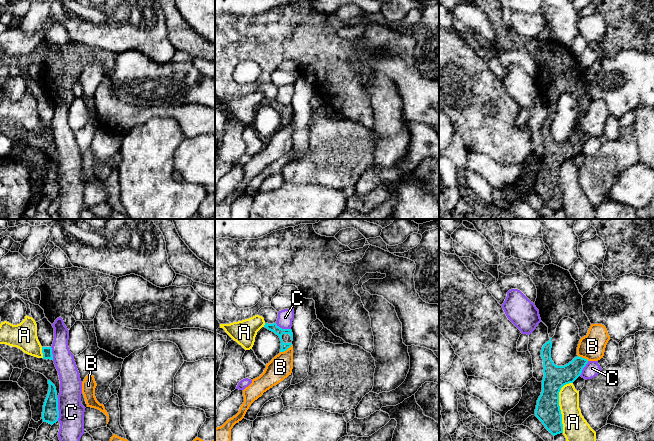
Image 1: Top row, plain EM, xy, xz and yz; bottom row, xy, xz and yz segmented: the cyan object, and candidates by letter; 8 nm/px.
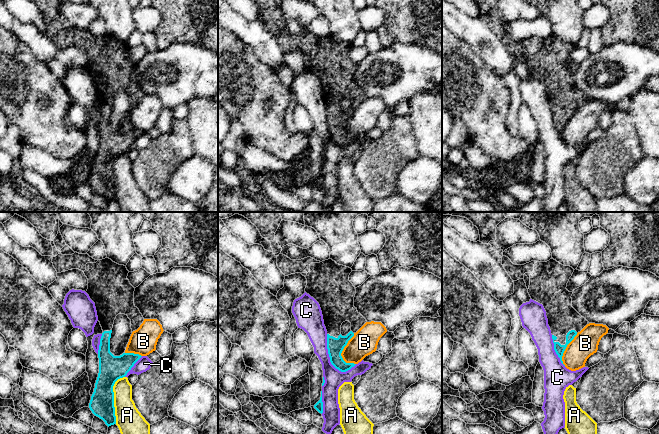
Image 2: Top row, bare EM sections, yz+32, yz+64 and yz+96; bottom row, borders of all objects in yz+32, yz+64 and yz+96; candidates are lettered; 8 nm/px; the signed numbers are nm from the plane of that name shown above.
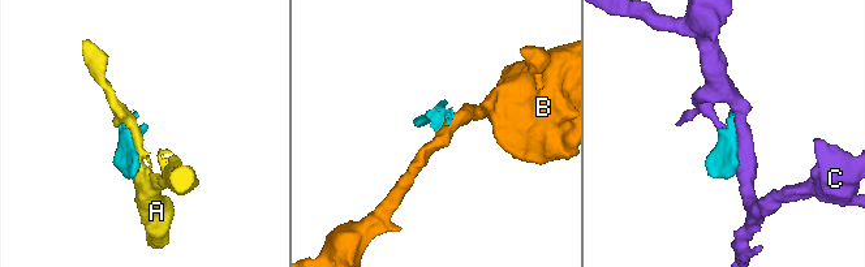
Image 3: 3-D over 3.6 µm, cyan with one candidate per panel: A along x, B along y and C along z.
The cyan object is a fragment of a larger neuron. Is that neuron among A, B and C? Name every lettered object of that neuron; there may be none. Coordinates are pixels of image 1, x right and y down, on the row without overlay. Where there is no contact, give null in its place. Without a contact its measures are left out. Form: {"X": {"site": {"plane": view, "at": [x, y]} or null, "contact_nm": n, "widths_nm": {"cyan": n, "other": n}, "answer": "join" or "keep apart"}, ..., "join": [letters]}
{"A": {"site": {"plane": "yz", "at": [558, 181]}, "contact_nm": 420, "widths_nm": {"cyan": 190, "other": 220}, "answer": "keep apart"}, "B": {"site": {"plane": "xz", "at": [286, 125]}, "contact_nm": 120, "widths_nm": {"cyan": 70, "other": 190}, "answer": "keep apart"}, "C": {"site": {"plane": "xy", "at": [57, 185]}, "contact_nm": 180, "widths_nm": {"cyan": 140, "other": 200}, "answer": "keep apart"}, "join": []}

